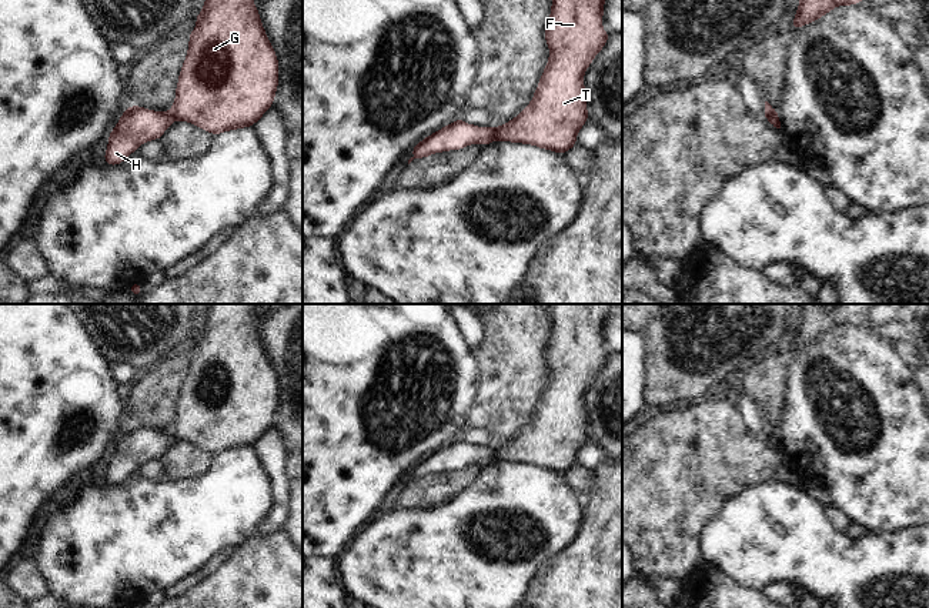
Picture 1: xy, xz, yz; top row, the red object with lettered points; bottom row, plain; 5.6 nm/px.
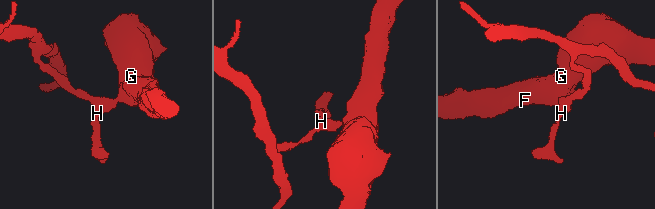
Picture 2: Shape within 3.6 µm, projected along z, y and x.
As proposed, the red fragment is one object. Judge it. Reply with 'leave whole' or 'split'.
split

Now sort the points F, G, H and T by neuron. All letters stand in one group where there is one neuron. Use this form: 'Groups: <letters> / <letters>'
Groups: F G T / H

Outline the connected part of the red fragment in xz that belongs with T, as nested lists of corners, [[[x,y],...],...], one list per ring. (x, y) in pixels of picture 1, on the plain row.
[[[549,304],[552,325],[544,354],[549,378],[532,420],[515,438],[494,448],[495,460],[532,464],[559,474],[577,465],[577,454],[589,440],[584,394],[611,355],[601,344],[604,323],[614,311],[615,304]]]

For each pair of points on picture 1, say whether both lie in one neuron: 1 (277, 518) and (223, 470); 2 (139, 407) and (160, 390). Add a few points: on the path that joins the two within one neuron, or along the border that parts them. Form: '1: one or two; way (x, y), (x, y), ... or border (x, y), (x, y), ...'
1: two; border (268, 475), (271, 508), (254, 534)
2: one; way (144, 406), (154, 396)

